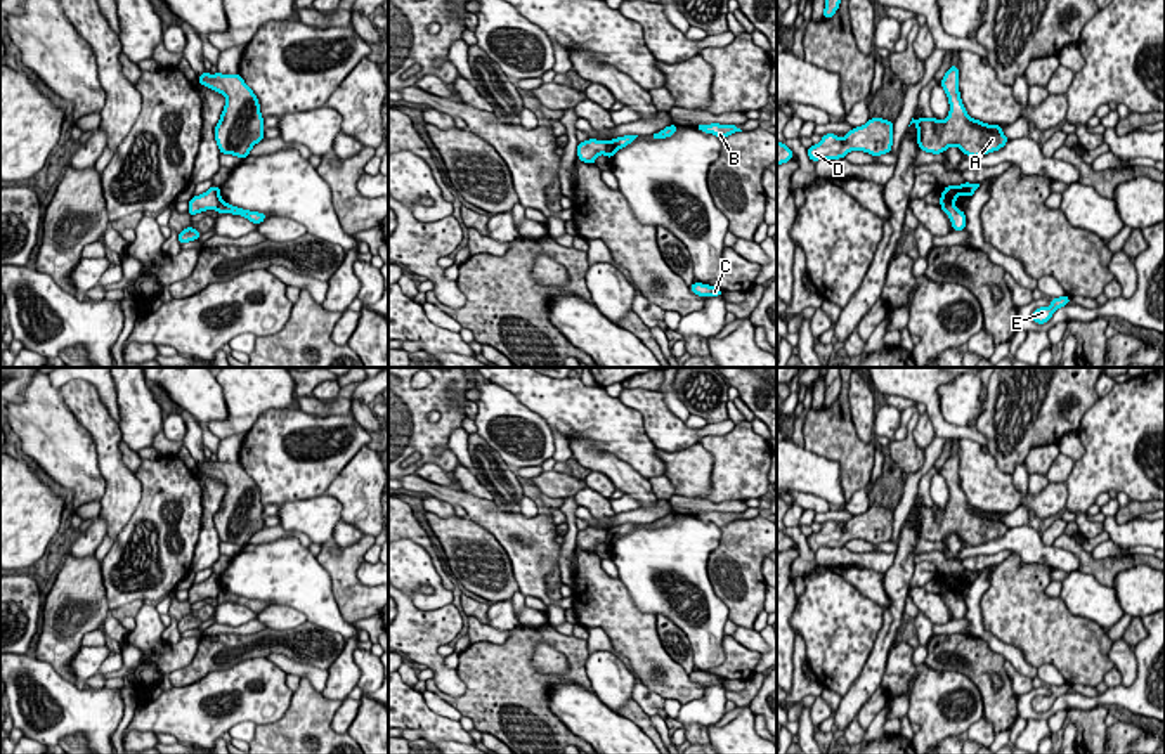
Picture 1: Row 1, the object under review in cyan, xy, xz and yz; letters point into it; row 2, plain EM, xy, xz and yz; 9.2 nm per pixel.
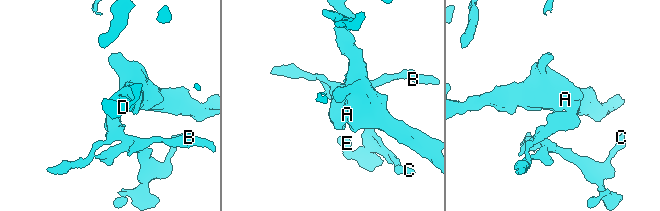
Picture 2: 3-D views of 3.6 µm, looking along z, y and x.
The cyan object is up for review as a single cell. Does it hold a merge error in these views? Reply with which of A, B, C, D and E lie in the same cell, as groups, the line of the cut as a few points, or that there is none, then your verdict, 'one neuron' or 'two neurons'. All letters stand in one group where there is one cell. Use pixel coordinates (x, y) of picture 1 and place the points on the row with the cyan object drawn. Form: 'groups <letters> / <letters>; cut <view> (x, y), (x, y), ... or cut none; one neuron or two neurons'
groups A D / B C E; cut yz (952, 203), (940, 205); two neurons

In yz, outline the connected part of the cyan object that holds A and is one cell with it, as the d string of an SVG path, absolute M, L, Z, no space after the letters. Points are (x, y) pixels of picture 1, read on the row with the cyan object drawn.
M955 64L941 78L950 104L945 121L921 116L910 121L917 127L919 151L941 154L948 147L959 147L966 156L980 158L1002 149L1009 139L1002 133L1002 125L988 125L967 114L959 92L959 68Z

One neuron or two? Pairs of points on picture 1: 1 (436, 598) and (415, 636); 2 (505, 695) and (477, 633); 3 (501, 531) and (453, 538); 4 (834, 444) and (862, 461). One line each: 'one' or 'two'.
1: two
2: two
3: two
4: one

